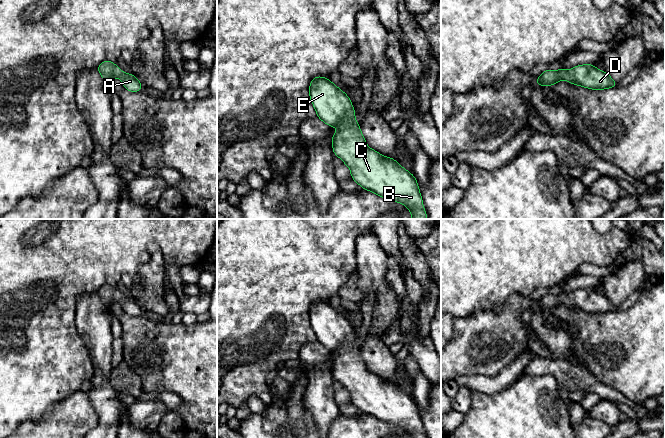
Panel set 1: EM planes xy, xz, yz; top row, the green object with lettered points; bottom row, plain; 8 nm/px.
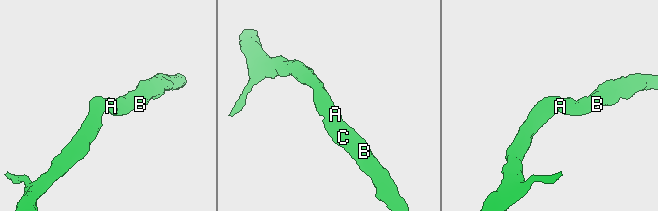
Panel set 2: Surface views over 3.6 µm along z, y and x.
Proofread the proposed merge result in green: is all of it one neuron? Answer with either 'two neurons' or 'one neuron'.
one neuron

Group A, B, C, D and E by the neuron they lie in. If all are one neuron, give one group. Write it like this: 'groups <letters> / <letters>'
groups A B C D E

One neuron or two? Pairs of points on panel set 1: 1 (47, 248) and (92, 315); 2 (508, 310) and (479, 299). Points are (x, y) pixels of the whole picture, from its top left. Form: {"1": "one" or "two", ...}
{"1": "two", "2": "two"}

